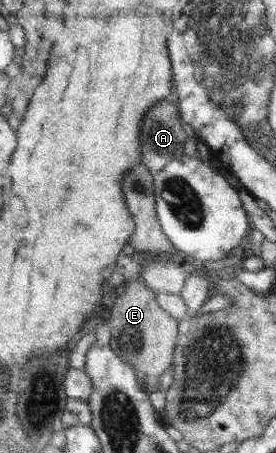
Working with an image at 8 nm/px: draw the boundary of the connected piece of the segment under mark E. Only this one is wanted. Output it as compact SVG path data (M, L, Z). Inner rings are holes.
M129 281L124 283L115 298L114 307L107 311L107 316L112 323L112 347L126 362L135 365L139 373L139 382L147 385L147 391L151 393L157 389L161 390L161 376L174 366L175 355L180 339L180 320L175 318L157 299L157 292L147 282Z

